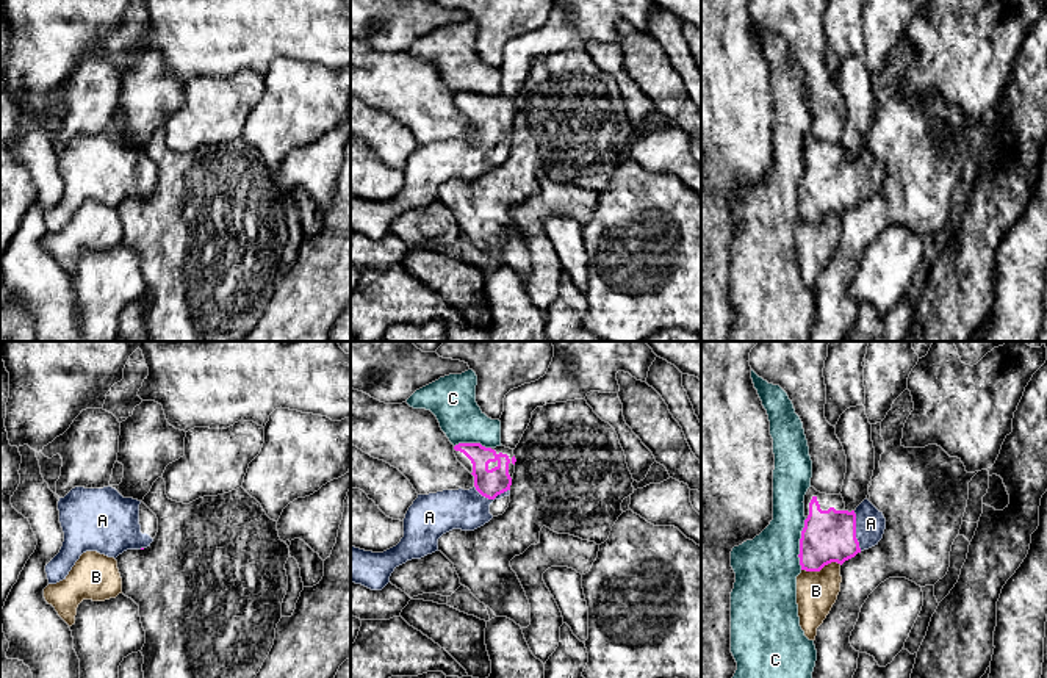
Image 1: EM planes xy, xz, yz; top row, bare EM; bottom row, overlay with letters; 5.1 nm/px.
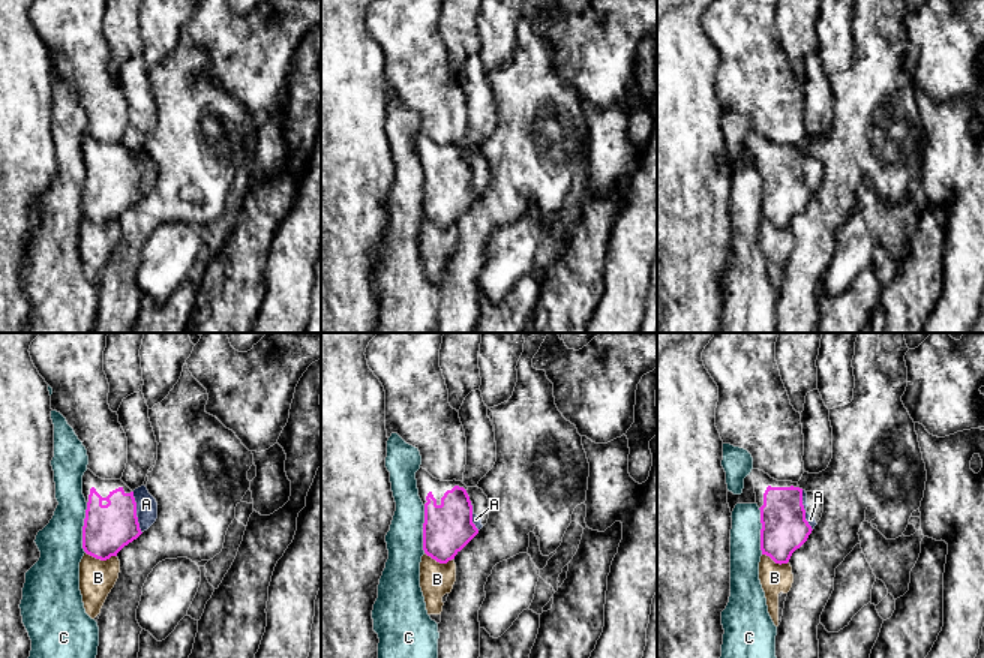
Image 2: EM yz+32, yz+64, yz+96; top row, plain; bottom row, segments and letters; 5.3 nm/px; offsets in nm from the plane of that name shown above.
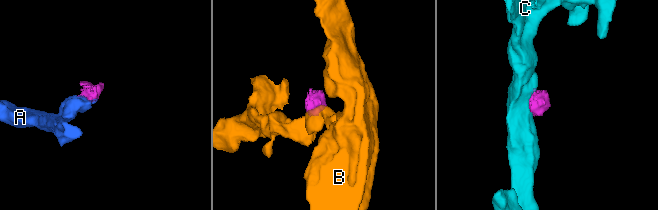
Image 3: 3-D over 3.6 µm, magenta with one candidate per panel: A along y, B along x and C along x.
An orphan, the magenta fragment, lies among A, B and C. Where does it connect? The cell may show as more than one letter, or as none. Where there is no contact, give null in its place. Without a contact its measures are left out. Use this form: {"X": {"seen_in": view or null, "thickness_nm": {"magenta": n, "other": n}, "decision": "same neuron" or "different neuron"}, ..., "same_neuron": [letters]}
{"A": {"seen_in": "yz", "thickness_nm": {"magenta": 280, "other": 160}, "decision": "same neuron"}, "B": {"seen_in": "yz", "thickness_nm": {"magenta": 280, "other": 200}, "decision": "different neuron"}, "C": {"seen_in": "yz", "thickness_nm": {"magenta": 280, "other": 320}, "decision": "different neuron"}, "same_neuron": ["A"]}

